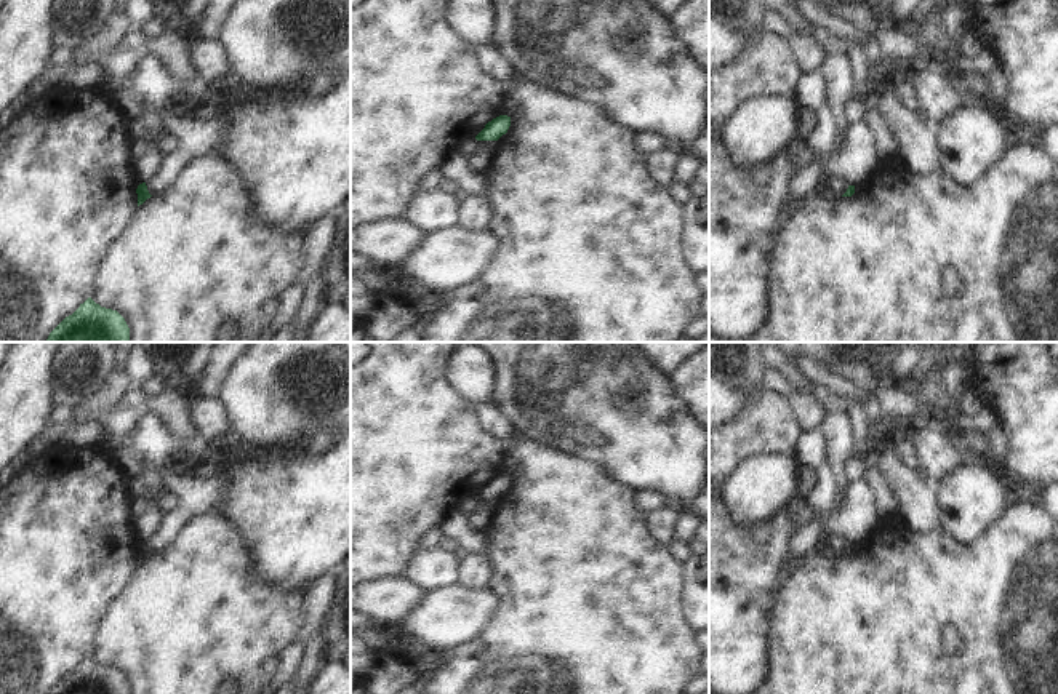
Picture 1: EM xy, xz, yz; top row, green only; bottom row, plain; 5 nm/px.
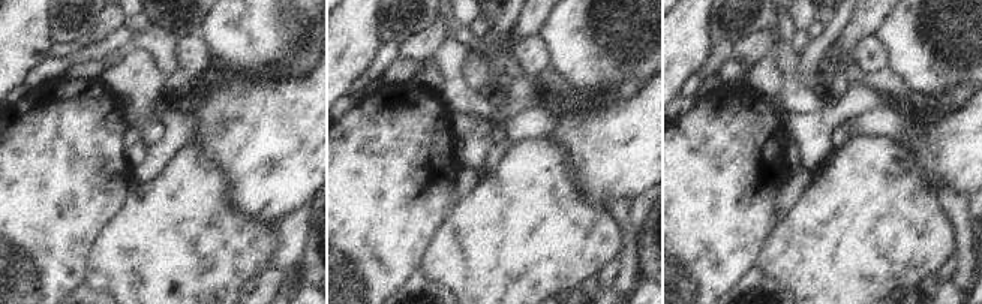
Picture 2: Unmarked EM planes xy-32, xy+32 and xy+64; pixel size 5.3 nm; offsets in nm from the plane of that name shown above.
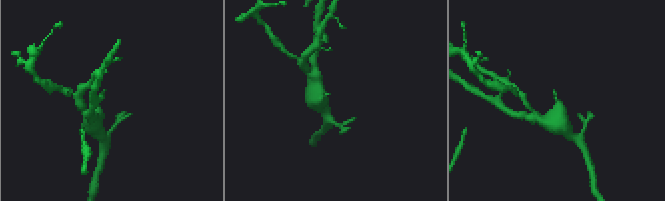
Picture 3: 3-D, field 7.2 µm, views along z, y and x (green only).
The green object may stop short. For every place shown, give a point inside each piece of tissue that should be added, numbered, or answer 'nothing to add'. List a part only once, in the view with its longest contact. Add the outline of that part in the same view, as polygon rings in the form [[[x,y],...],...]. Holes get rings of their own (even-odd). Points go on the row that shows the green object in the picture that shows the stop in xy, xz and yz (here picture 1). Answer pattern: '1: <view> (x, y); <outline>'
nothing to add

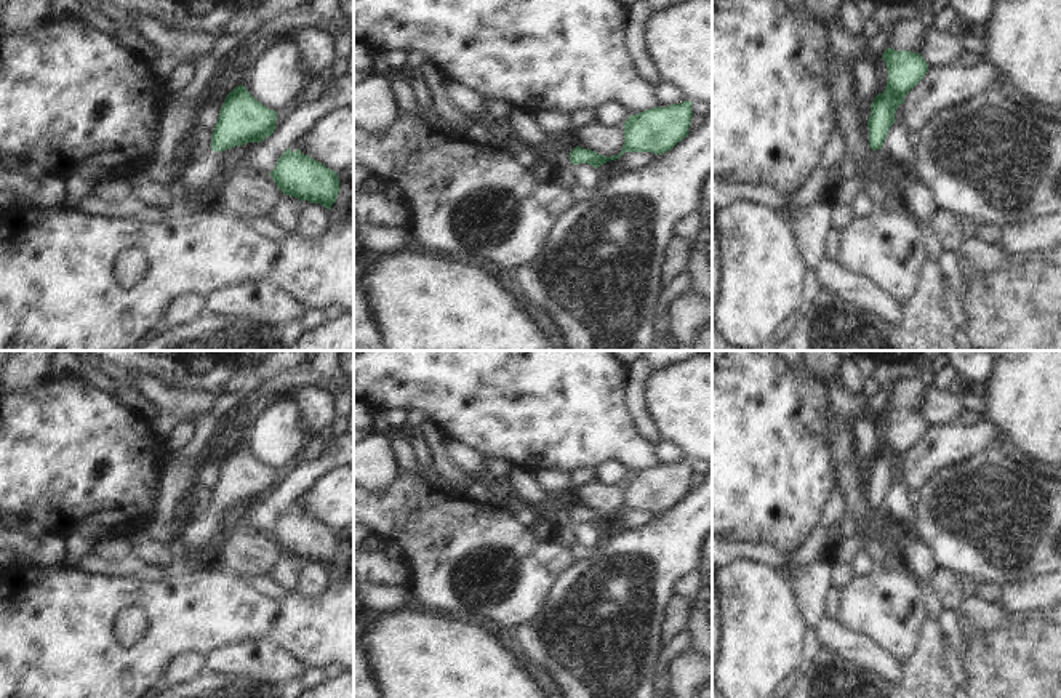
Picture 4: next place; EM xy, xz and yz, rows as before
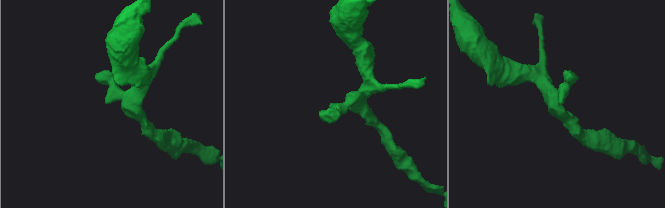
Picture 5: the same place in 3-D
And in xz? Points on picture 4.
nothing to add

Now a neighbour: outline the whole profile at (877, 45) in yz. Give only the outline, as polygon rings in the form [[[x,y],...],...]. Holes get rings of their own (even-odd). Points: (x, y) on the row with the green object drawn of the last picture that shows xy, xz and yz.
[[[890,26],[887,29],[882,29],[882,32],[869,40],[867,50],[871,51],[872,59],[883,54],[883,51],[888,48],[890,35],[895,26]]]

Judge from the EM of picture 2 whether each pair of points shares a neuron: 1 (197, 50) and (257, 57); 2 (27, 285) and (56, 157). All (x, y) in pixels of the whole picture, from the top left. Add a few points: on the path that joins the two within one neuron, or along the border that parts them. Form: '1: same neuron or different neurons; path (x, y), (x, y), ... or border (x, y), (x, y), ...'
1: different neurons; border (197, 35), (209, 48), (213, 62)
2: same neuron; path (27, 253), (27, 192), (30, 189)

